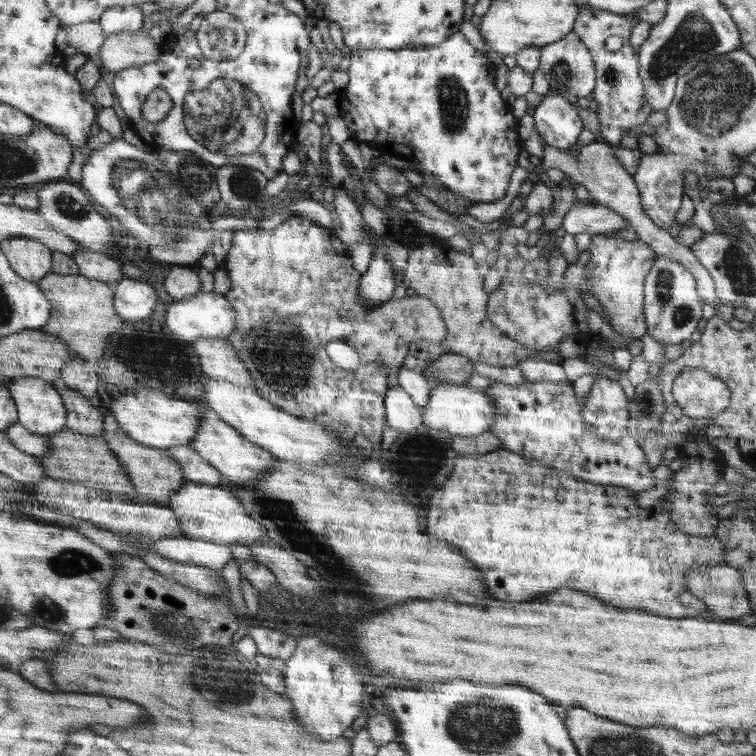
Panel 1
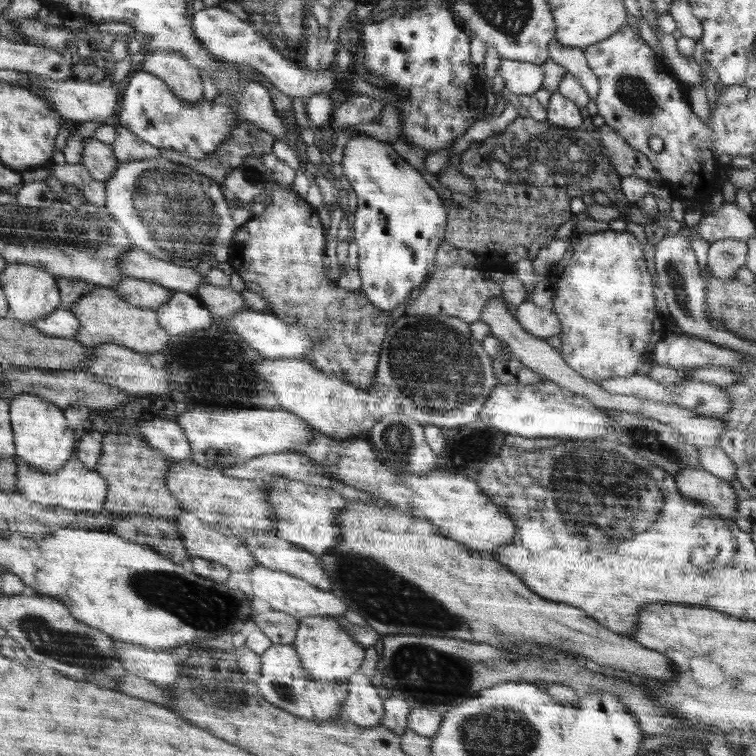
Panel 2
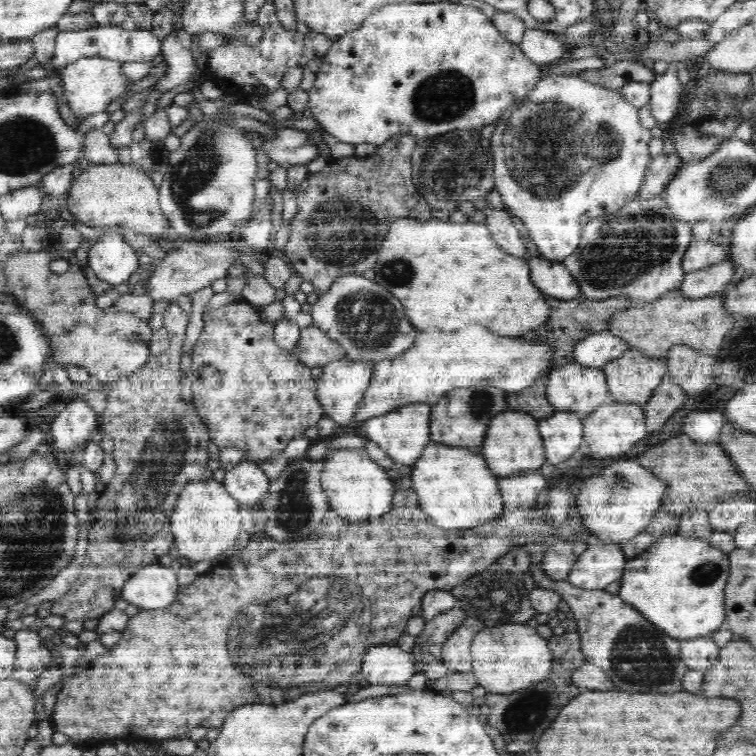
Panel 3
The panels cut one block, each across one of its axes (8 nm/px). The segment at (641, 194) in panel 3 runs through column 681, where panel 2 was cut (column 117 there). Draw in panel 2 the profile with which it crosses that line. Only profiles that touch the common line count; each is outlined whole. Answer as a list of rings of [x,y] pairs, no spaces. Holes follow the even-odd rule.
[[[96,138],[86,139],[83,142],[81,162],[88,169],[94,180],[106,182],[118,168],[118,159],[112,151],[111,145],[102,143]]]

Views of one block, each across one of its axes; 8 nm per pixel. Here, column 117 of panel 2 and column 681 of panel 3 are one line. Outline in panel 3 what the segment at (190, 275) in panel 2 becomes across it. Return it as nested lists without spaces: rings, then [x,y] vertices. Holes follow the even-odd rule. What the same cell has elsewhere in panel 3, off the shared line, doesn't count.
[[[694,238],[688,250],[686,250],[686,254],[683,256],[681,266],[685,274],[688,274],[728,258],[728,252],[722,245],[712,242],[710,239],[704,241]]]

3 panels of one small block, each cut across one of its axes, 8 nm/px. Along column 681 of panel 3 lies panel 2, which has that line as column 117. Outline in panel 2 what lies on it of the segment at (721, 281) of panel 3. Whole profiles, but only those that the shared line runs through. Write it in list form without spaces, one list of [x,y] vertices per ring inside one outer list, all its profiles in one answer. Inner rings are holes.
[[[124,276],[114,290],[129,304],[151,309],[168,304],[175,294],[172,289],[165,288],[163,285],[130,276]]]

